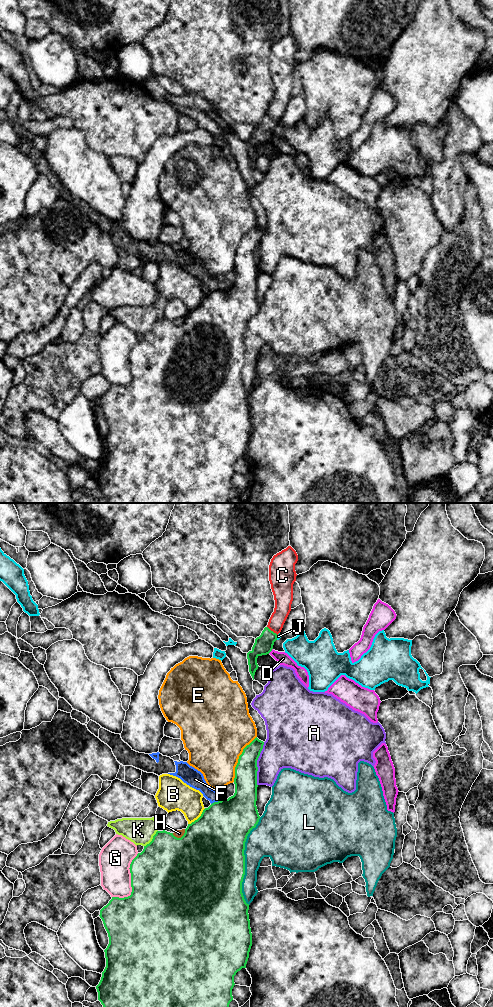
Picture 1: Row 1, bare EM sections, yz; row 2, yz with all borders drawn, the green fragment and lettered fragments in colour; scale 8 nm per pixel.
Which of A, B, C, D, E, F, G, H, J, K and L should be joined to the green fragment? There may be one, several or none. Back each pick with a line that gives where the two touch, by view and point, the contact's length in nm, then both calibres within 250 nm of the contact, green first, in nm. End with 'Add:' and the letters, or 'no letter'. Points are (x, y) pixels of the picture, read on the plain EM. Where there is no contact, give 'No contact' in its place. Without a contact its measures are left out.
C: Touches green at yz (272, 119). Shared border 110 nm. Thickness 150 nm (green) against 130 nm
Add: C

